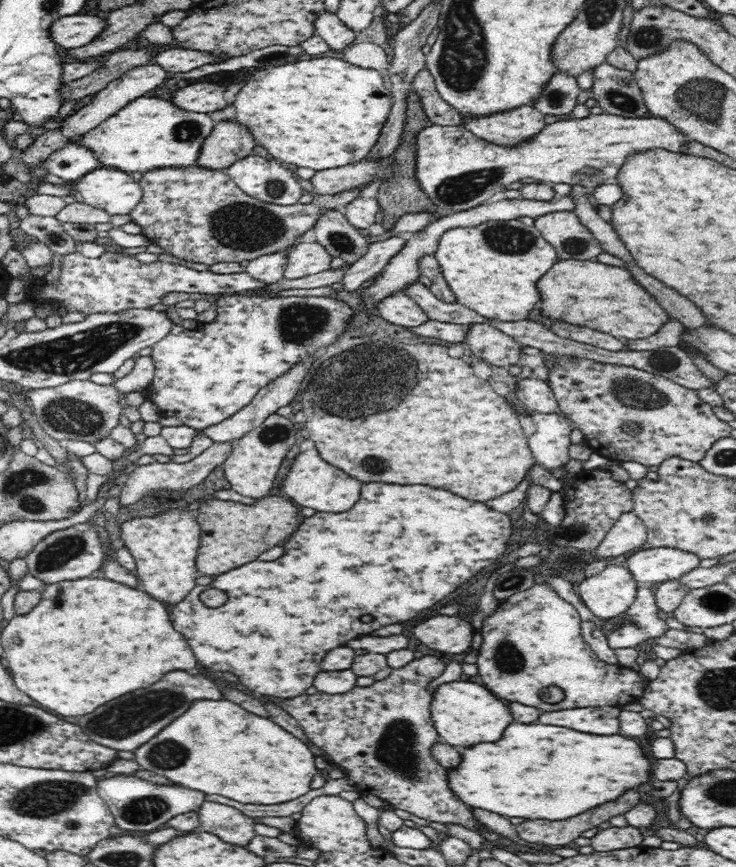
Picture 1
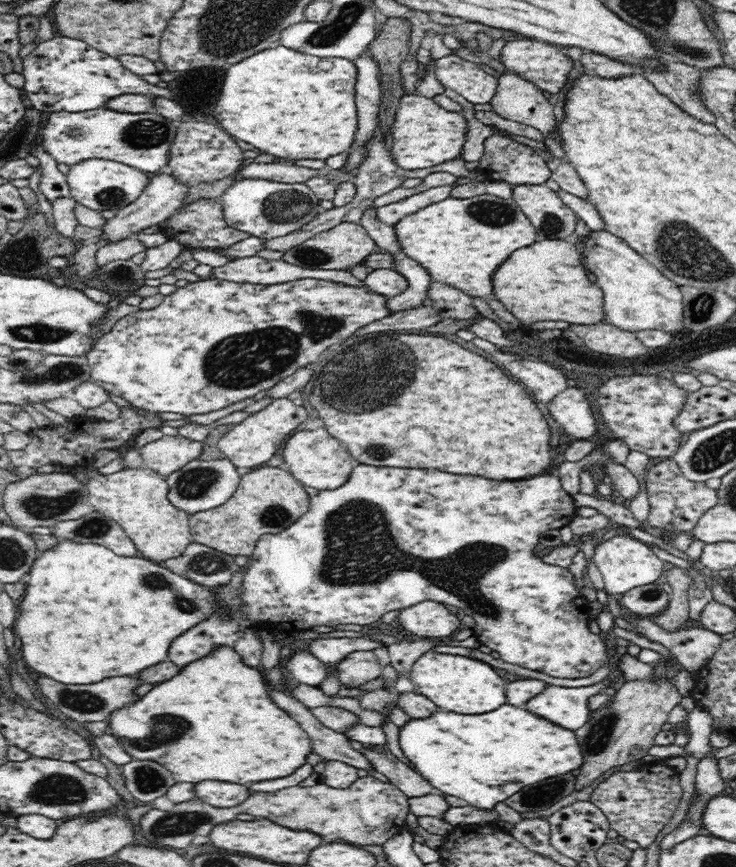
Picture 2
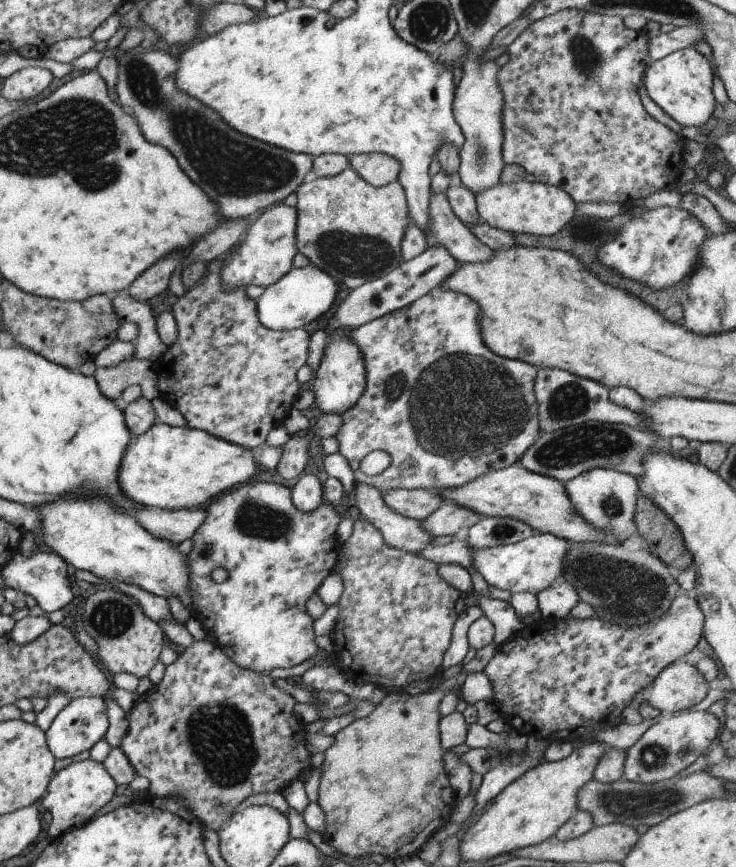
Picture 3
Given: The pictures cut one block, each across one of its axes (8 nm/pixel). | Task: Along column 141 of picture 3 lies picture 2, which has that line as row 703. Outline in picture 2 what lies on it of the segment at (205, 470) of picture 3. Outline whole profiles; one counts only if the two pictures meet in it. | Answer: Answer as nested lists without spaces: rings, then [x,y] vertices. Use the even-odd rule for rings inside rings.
[[[426,652],[412,664],[409,676],[420,695],[442,711],[456,714],[486,714],[506,704],[506,682],[482,661],[461,655]]]

